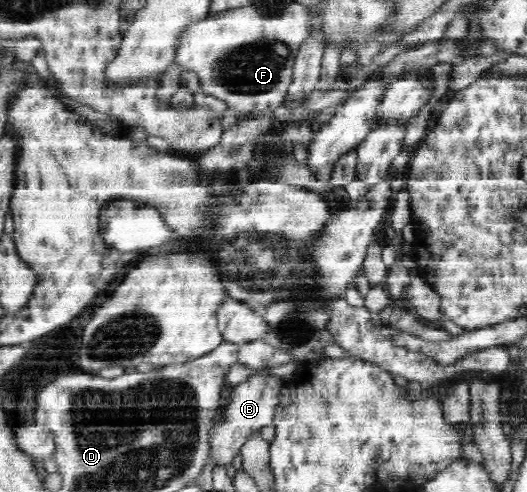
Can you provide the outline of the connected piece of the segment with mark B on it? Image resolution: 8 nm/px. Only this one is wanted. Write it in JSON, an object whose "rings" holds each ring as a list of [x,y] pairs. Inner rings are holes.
{"rings":[[[259,371],[230,391],[229,404],[224,410],[224,417],[215,426],[210,436],[210,458],[214,467],[227,467],[235,456],[240,454],[243,444],[253,434],[262,427],[272,425],[282,386],[280,377],[273,376],[266,371]]]}

